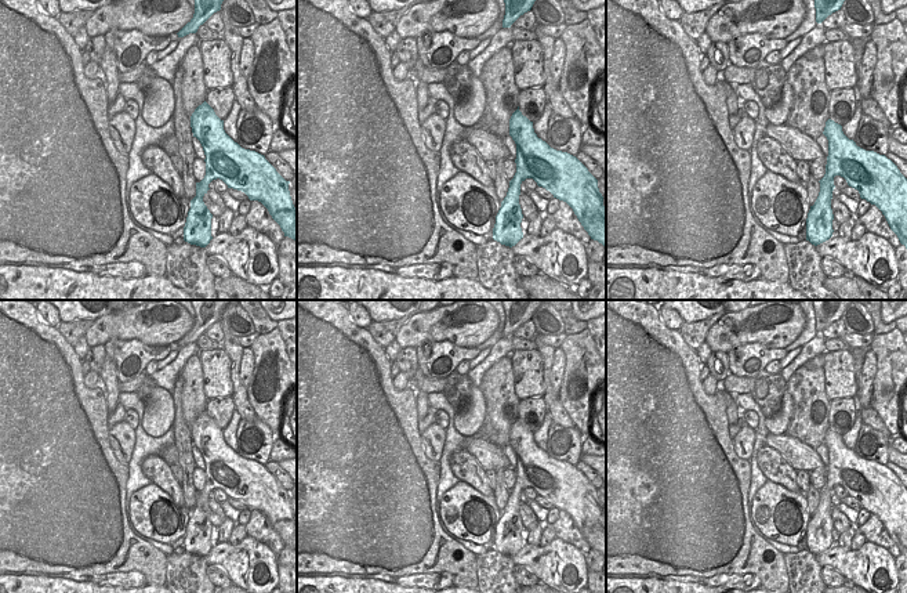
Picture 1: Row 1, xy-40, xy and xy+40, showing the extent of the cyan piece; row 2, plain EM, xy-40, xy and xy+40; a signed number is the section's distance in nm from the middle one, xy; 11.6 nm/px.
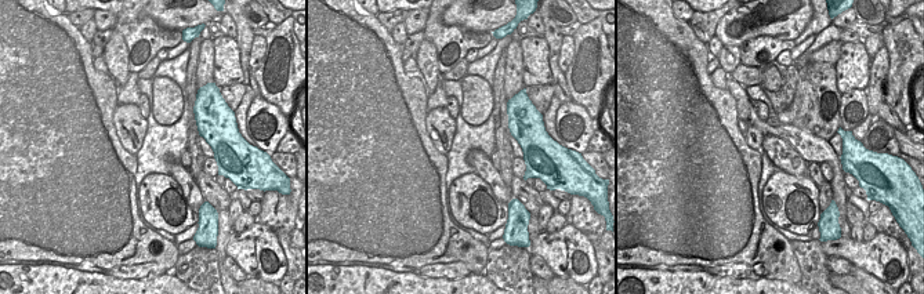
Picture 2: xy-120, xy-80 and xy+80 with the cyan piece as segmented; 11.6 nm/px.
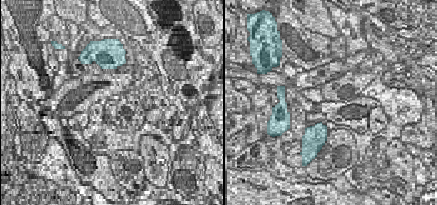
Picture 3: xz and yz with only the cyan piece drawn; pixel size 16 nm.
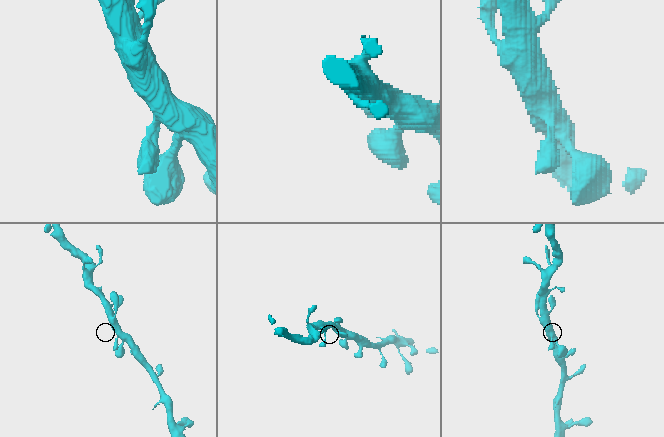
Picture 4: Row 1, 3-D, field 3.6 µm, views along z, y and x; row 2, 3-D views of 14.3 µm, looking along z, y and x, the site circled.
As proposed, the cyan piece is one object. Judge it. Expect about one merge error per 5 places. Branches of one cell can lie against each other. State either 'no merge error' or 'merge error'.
no merge error

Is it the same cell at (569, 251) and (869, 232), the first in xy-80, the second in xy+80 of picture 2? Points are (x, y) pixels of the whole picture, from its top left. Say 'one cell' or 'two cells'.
two cells

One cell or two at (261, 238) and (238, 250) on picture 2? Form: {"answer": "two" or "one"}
{"answer": "one"}

